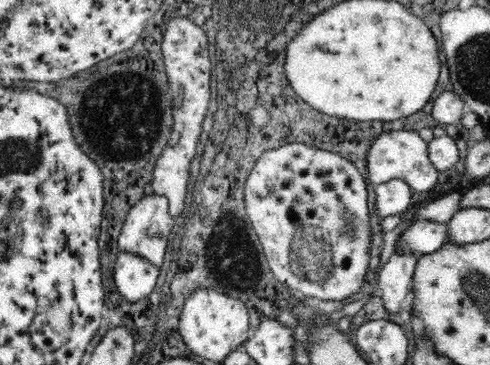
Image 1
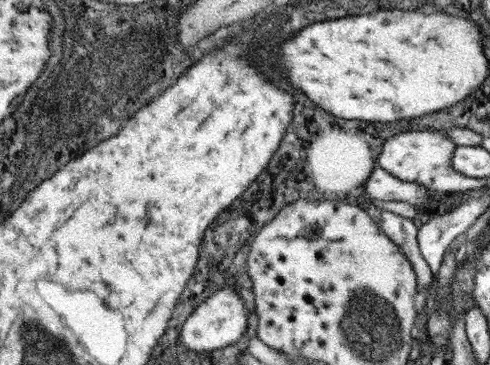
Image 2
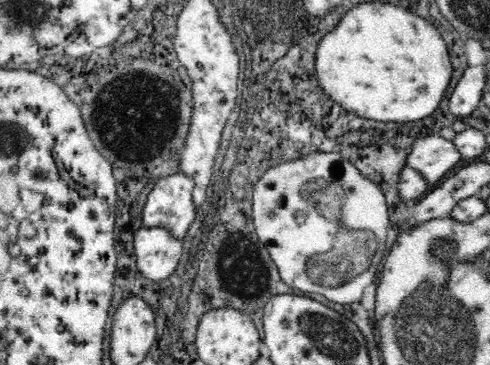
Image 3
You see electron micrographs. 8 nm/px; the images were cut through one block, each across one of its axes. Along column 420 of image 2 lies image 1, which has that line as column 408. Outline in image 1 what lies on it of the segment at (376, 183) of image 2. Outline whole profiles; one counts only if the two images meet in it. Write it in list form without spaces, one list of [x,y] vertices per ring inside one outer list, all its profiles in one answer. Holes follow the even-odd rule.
[[[390,180],[376,186],[376,212],[380,218],[410,212],[412,186],[404,180]]]

